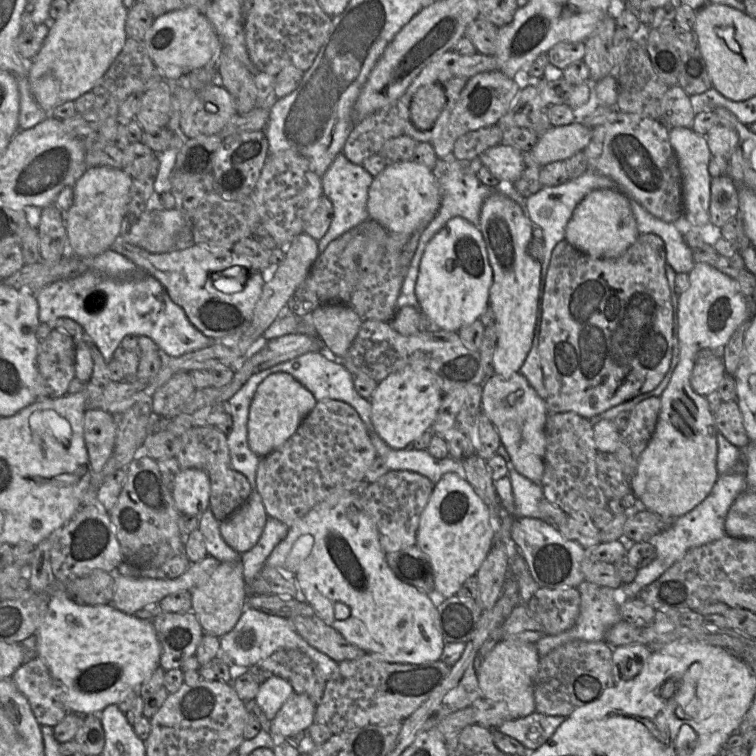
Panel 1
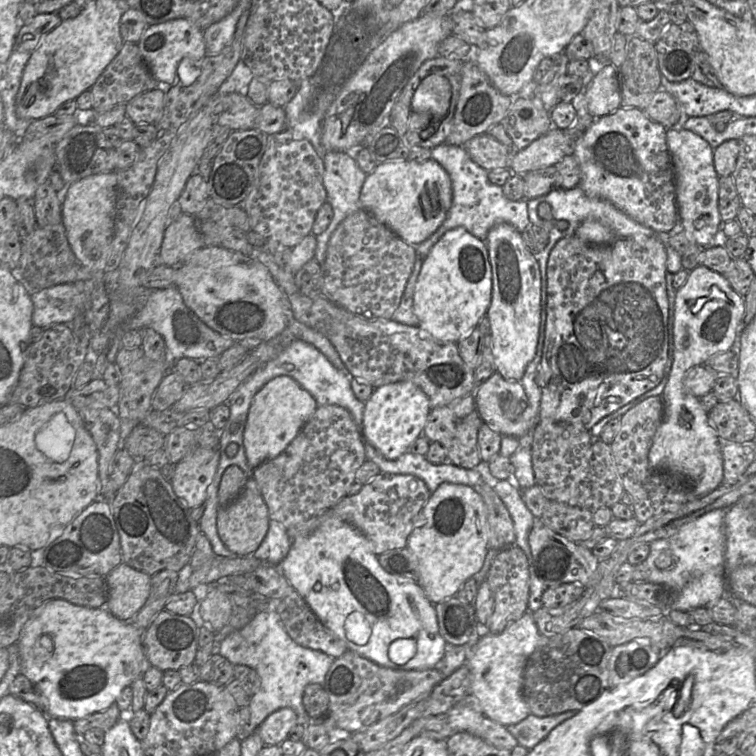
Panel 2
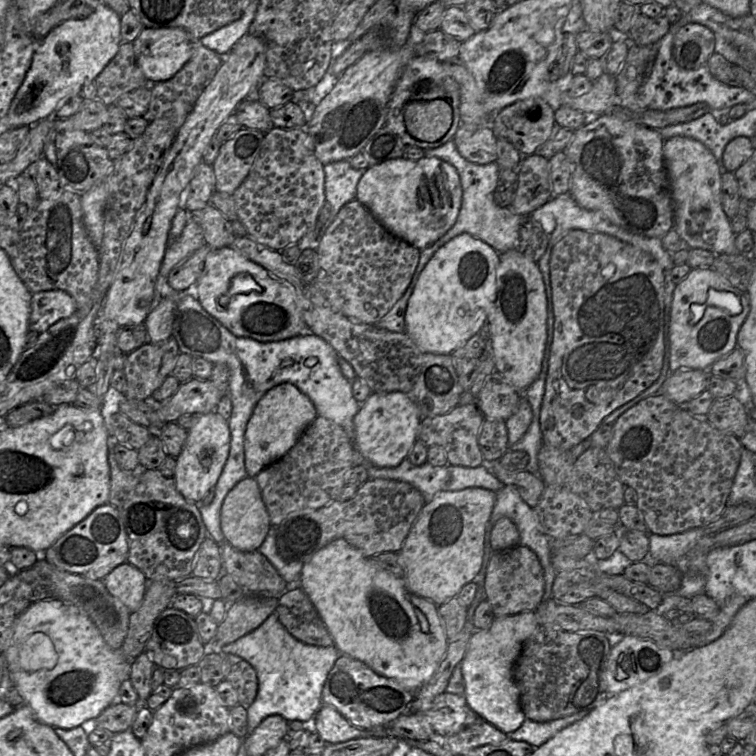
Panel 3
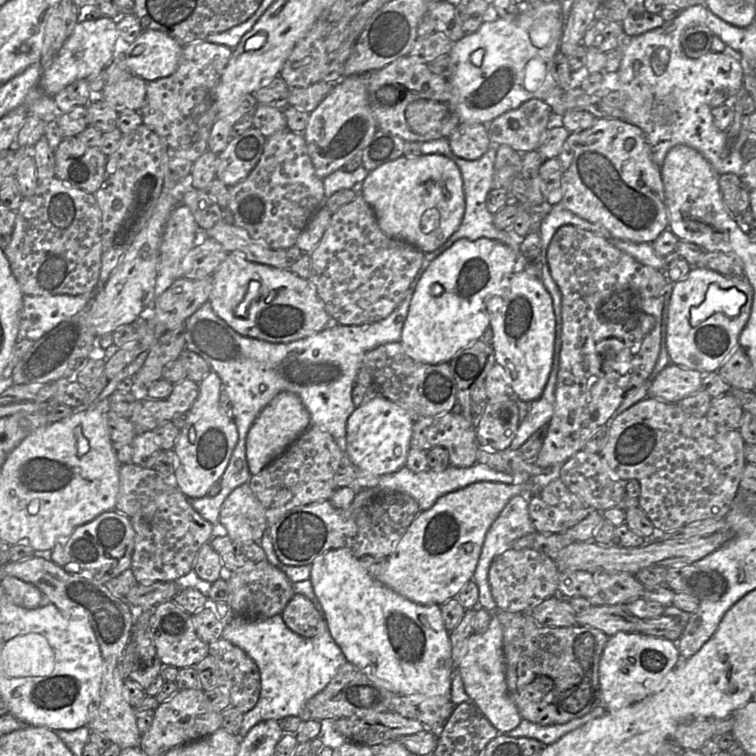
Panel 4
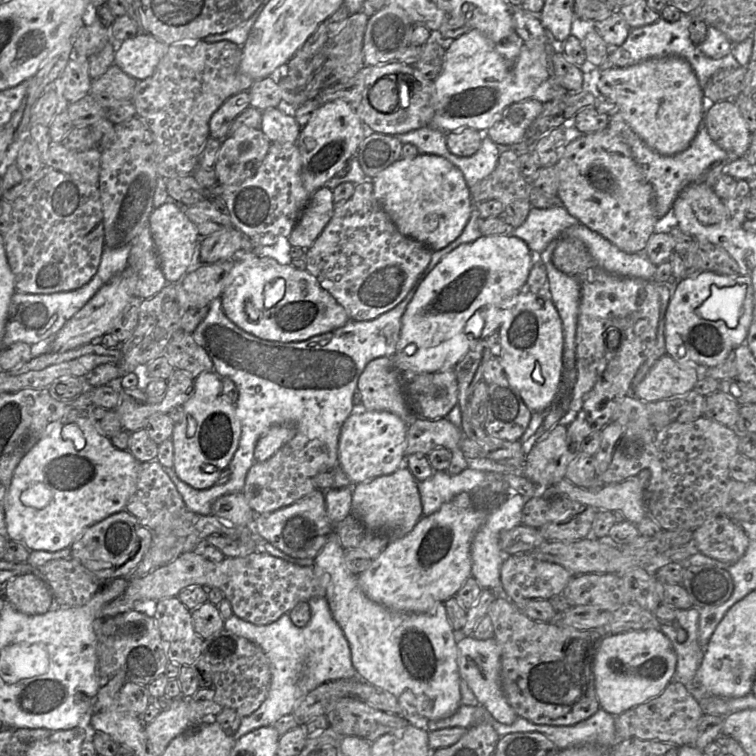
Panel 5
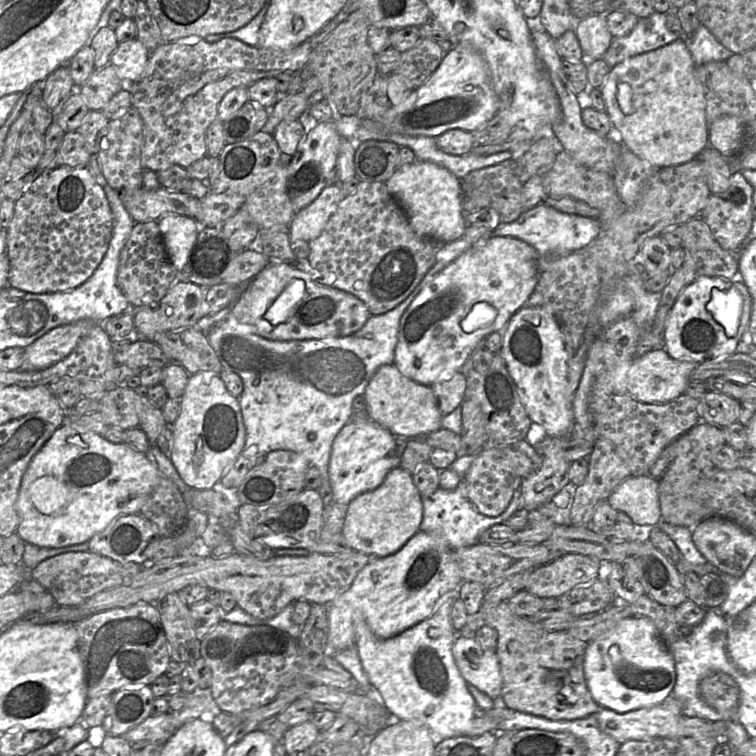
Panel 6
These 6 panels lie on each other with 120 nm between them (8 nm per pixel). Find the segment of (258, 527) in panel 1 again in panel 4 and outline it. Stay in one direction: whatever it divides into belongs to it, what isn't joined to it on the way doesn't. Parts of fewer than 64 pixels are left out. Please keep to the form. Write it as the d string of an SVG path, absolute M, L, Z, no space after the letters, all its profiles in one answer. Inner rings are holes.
M248 483L237 487L223 502L219 522L223 533L243 543L259 543L269 527L264 509Z

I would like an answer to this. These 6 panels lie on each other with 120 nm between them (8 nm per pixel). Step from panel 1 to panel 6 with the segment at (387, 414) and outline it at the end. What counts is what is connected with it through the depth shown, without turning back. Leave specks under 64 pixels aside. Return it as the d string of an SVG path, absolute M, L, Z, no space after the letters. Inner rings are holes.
M373 420L349 421L332 444L328 472L334 501L348 505L356 496L378 488L387 474L400 466L400 445L404 441Z

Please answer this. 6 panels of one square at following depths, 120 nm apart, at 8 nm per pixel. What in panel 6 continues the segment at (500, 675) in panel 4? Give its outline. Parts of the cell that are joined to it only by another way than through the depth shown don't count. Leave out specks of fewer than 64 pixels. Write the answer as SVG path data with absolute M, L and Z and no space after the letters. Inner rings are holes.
M458 635L452 653L465 681L501 704L502 675L496 651L481 648L470 635Z

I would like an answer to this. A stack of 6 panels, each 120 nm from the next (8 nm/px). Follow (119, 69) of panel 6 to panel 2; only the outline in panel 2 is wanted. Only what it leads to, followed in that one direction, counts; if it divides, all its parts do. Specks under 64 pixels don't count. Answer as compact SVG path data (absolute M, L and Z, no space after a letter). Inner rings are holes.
M185 18L149 25L136 43L152 75L164 87L178 82L177 67L183 58L191 59L192 64L207 55L203 29Z

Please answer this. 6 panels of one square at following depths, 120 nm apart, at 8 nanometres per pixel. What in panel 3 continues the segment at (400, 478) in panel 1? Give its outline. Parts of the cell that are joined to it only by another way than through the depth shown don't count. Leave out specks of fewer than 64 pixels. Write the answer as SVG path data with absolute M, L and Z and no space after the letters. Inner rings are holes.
M369 479L349 500L335 500L319 509L303 509L288 515L276 527L278 552L287 561L305 562L329 542L341 538L367 557L382 552L398 553L425 503L421 492L407 482Z

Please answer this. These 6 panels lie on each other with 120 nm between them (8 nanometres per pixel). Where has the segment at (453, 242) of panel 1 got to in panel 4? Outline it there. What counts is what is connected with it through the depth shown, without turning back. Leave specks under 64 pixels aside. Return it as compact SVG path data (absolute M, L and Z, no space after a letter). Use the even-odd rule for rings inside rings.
M485 237L475 241L461 238L436 257L418 281L402 328L400 343L407 355L425 364L449 363L457 352L481 339L490 327L496 300L504 297L503 280L519 270L520 260L520 254L507 245Z

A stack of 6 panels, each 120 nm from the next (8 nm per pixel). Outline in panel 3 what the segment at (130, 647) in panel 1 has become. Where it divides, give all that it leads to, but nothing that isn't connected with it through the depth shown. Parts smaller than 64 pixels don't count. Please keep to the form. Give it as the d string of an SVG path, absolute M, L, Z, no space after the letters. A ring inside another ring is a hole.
M60 599L38 601L22 612L14 622L13 635L4 653L13 686L23 696L25 705L32 709L40 722L63 729L72 729L96 719L117 701L121 684L130 678L132 666L121 649L112 649L105 642L84 610Z

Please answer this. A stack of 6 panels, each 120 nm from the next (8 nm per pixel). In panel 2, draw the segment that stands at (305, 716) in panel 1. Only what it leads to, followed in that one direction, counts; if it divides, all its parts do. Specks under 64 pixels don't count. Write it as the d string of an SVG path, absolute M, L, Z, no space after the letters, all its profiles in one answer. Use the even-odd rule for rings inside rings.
M281 708L271 713L258 727L258 733L263 743L280 745L288 739L291 729L299 723L299 718L291 708Z

